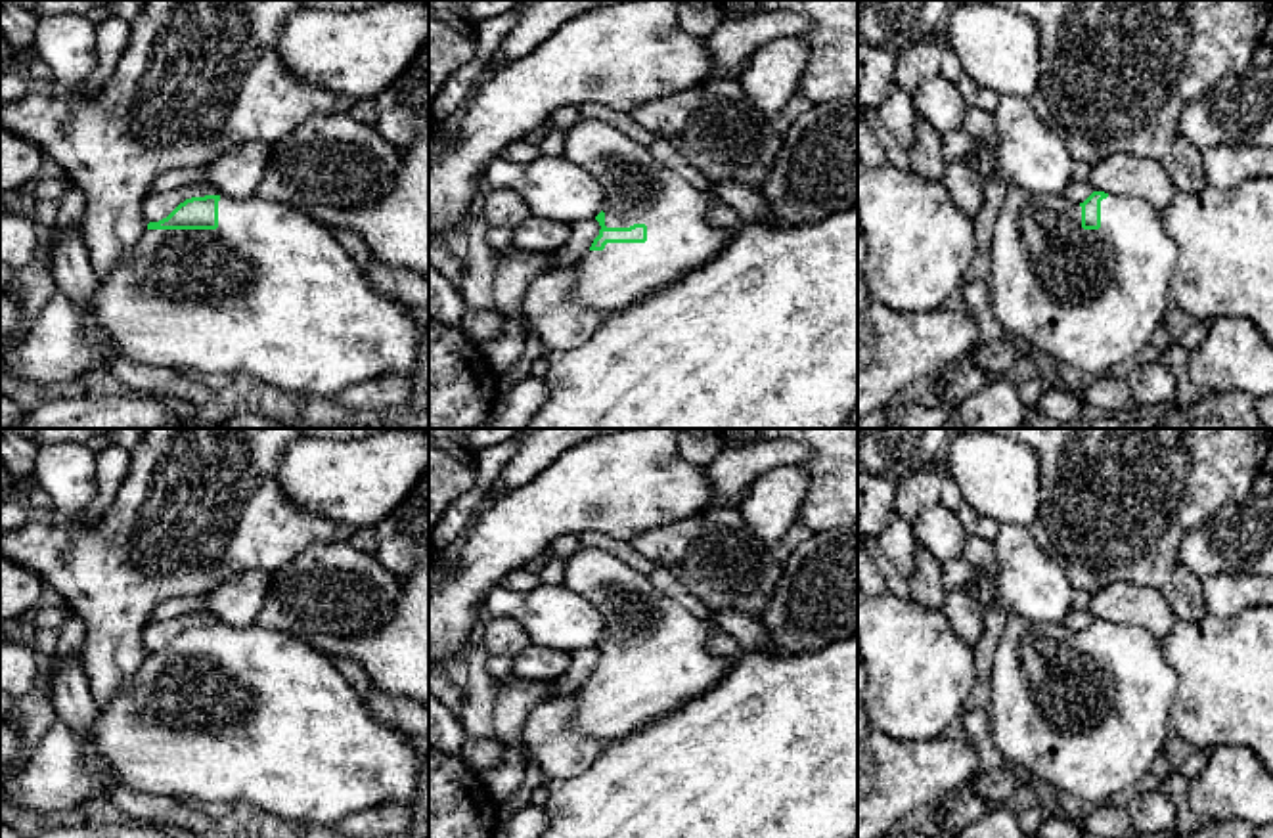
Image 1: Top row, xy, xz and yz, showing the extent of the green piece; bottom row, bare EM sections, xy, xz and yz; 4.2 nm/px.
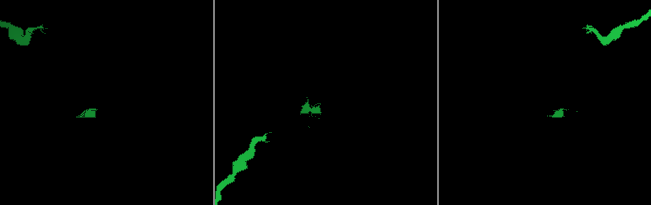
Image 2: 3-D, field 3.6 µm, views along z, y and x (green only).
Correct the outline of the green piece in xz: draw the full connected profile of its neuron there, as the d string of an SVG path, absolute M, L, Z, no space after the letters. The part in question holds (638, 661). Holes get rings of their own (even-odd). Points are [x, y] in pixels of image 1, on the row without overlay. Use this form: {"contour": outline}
{"contour": "M584 545L565 561L563 585L590 601L605 620L605 637L595 645L599 664L574 691L574 727L592 739L624 739L653 717L683 708L726 679L739 658L706 649L710 633L720 629L712 620L699 620L659 591L649 576L597 547Z"}

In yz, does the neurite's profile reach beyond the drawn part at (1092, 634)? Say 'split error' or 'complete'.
split error

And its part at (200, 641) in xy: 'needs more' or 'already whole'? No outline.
needs more

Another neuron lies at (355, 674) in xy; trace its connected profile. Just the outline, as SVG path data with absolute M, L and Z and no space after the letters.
M335 656L331 658L331 662L362 698L369 695L373 687L371 679L368 677L366 670L354 658Z

